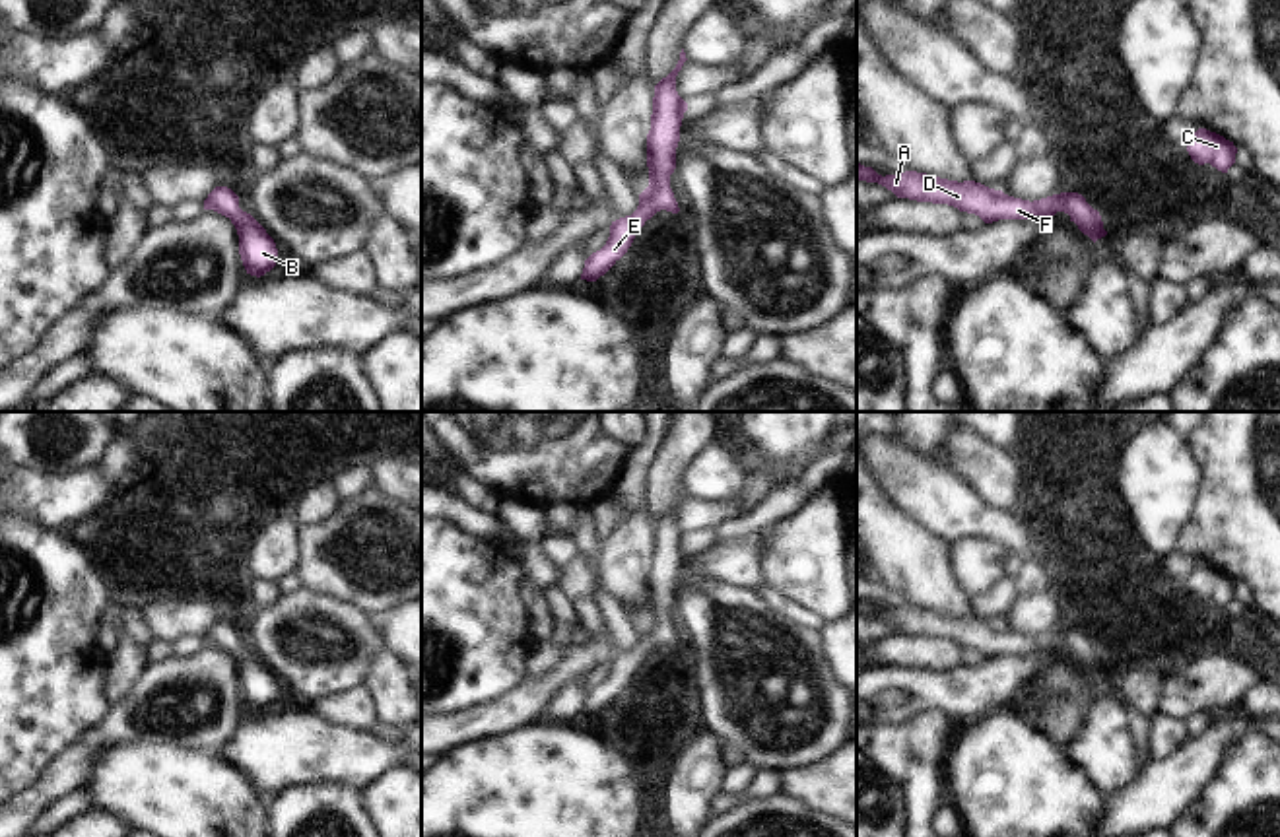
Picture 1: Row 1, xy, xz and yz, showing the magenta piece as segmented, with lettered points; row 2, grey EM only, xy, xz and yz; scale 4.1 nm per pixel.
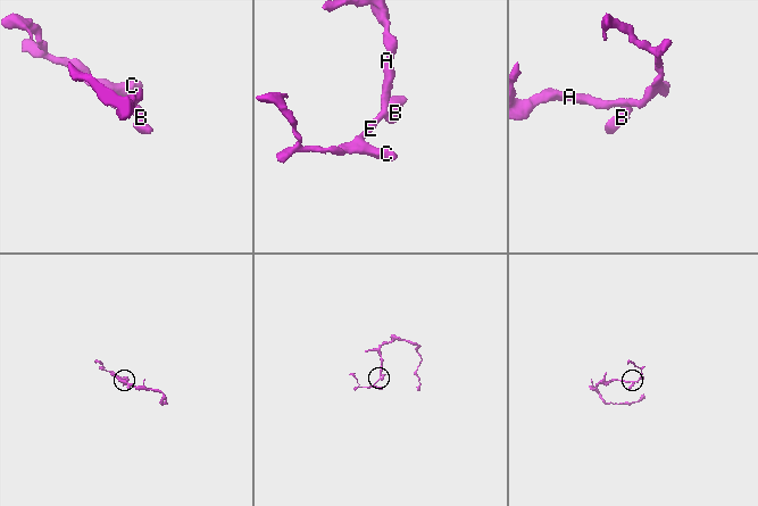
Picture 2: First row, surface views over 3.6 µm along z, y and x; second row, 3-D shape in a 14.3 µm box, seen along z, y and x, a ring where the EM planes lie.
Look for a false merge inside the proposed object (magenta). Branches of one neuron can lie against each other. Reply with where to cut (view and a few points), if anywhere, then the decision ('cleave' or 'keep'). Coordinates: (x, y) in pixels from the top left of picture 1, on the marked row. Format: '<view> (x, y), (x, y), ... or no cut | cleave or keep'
no cut | keep

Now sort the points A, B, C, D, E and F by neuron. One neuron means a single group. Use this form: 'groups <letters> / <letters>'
groups A B C D E F

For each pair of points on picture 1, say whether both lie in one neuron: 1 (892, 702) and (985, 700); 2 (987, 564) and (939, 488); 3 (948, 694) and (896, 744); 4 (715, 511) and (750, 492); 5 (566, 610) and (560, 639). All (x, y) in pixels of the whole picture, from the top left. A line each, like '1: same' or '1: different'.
1: same
2: different
3: different
4: same
5: same

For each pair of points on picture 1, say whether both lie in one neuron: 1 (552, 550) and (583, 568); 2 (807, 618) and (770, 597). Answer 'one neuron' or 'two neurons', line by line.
1: two neurons
2: one neuron

